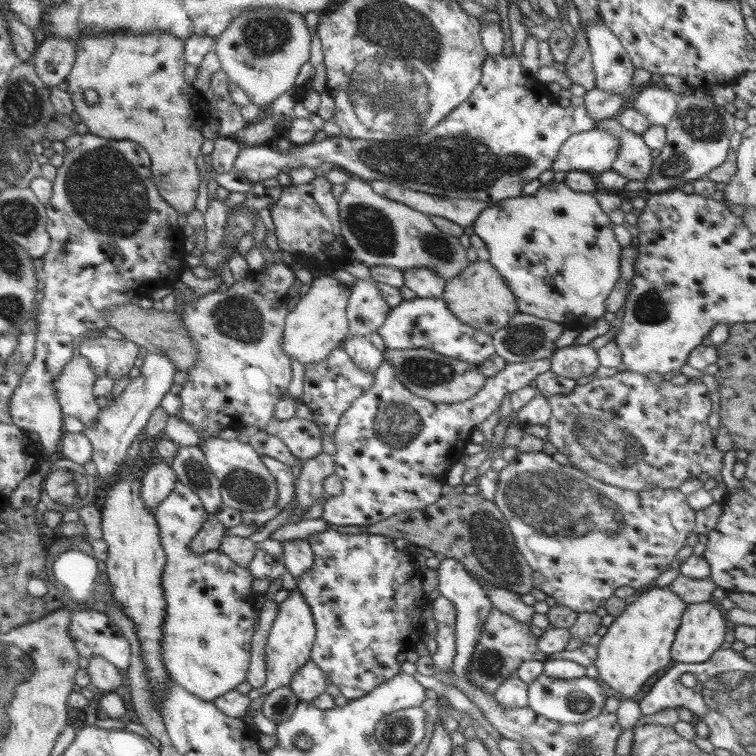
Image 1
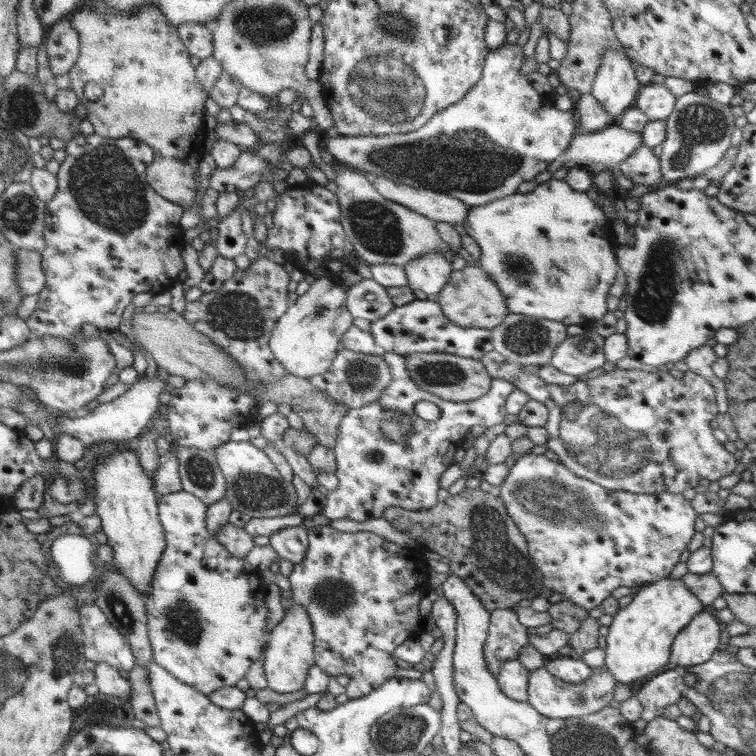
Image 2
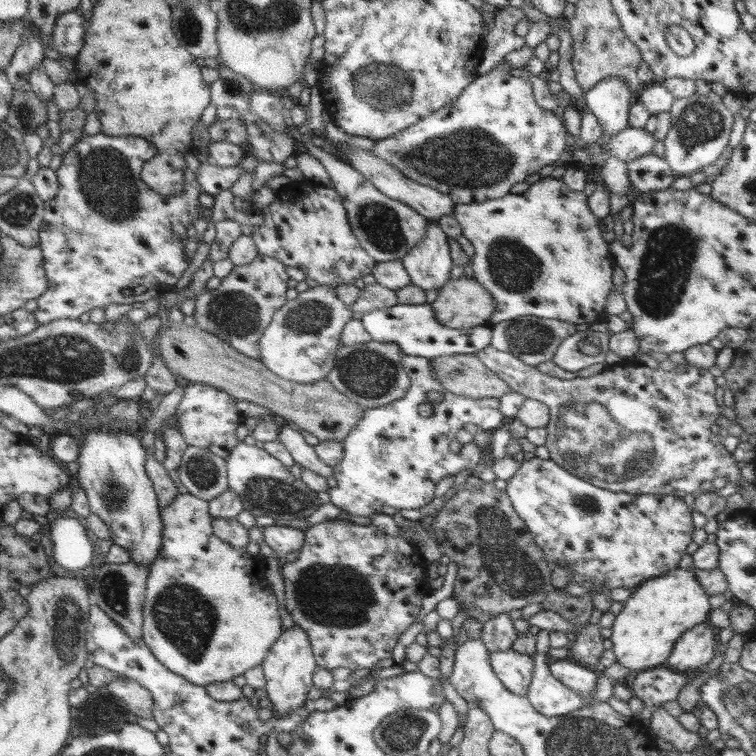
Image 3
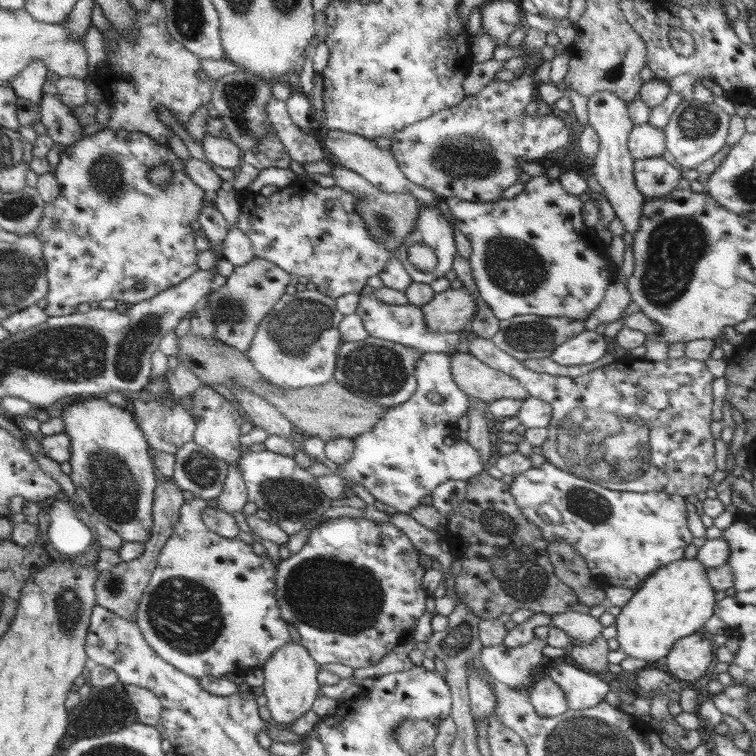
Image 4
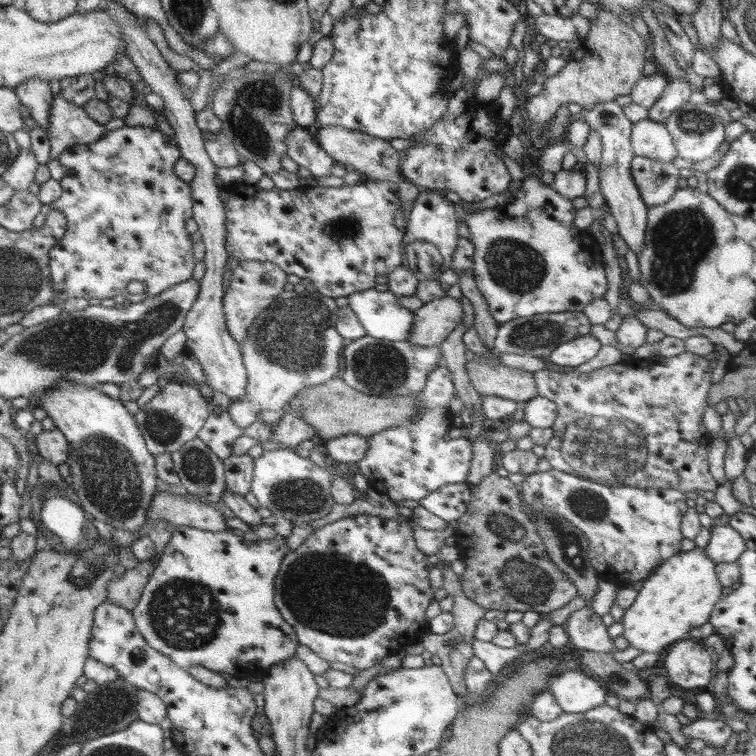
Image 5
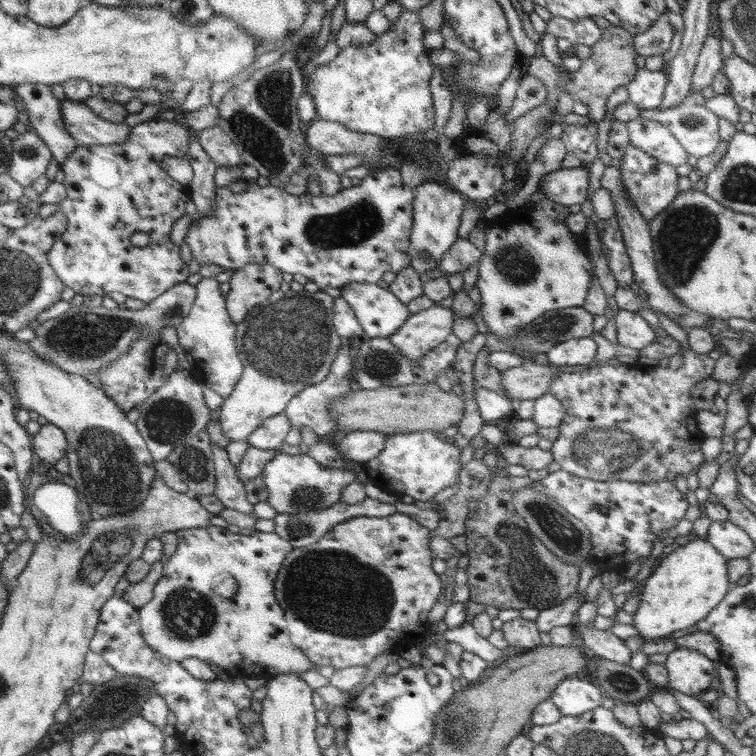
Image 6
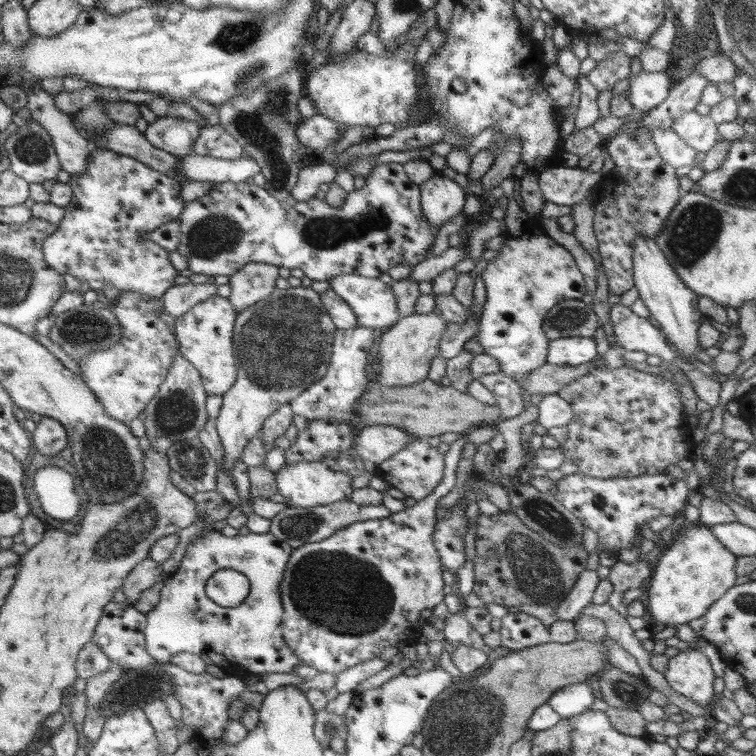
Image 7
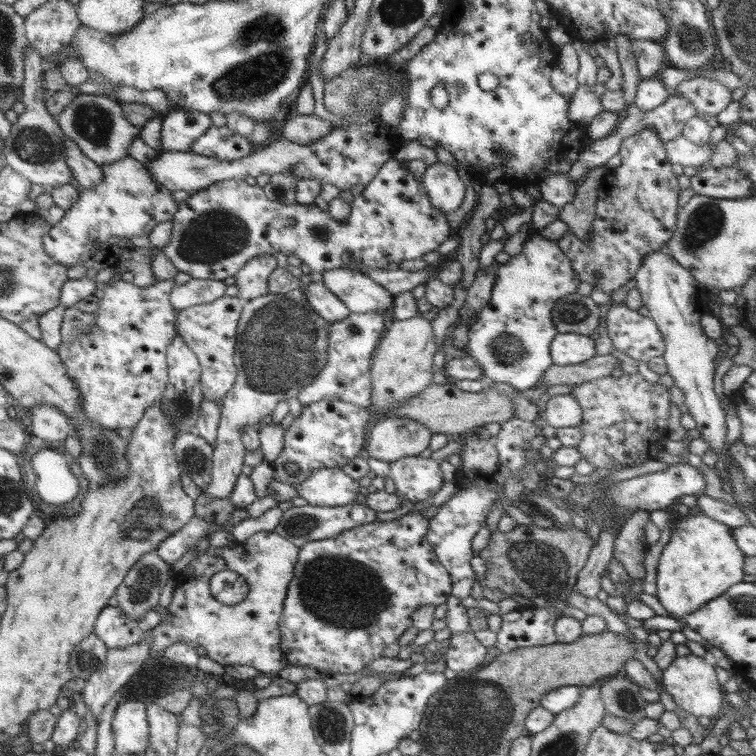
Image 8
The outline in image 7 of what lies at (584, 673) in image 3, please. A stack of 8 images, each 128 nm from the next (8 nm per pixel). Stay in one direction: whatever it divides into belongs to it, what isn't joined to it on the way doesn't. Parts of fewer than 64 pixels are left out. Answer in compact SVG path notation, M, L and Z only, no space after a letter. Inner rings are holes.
M588 682L574 683L554 691L547 703L563 718L582 714L594 704L594 691Z

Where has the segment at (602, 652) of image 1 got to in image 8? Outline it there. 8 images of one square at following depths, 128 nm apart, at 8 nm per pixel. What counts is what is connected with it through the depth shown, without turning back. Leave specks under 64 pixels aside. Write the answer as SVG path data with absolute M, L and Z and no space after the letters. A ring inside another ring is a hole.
M693 509L686 516L678 517L670 540L664 546L657 566L658 595L660 604L676 618L684 618L724 594L734 584L743 582L744 556L734 542L732 529Z

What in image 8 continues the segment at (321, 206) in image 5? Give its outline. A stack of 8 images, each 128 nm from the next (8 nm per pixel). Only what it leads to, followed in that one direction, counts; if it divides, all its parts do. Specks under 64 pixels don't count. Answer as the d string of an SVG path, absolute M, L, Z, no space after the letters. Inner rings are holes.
M394 158L388 159L382 165L362 193L354 197L350 208L348 219L333 223L330 213L320 209L315 203L305 205L296 202L288 205L276 202L264 194L261 186L250 185L245 180L214 182L208 188L198 189L179 203L172 218L170 242L162 251L179 271L190 274L192 278L223 281L228 276L234 276L250 258L266 254L274 258L276 254L296 256L318 274L345 268L344 256L348 256L354 266L358 264L363 268L386 269L402 260L416 260L435 251L440 244L454 235L448 226L446 214L430 204L422 181Z

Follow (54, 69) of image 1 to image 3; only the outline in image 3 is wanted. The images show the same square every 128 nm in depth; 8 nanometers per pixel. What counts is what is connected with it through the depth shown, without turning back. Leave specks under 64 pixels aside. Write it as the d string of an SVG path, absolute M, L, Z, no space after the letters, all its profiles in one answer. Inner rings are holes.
M80 8L56 19L51 39L60 58L75 58L84 46L84 21Z

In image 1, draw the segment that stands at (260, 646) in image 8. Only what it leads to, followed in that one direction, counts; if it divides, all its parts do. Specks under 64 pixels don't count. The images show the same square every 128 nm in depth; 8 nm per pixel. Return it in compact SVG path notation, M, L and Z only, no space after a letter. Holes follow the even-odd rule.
M180 481L174 483L174 489L156 507L154 512L160 542L166 555L166 566L162 572L162 587L166 597L166 618L164 618L164 638L162 638L162 663L176 682L198 698L213 701L214 698L234 690L238 684L246 682L250 659L252 635L255 631L254 602L257 595L251 589L255 577L248 570L224 554L219 548L206 554L192 554L190 541L209 518L200 497Z

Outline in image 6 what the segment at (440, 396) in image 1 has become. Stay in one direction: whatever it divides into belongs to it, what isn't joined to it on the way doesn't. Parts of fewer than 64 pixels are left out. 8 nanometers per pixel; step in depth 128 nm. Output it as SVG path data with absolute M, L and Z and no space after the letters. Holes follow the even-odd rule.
M532 360L523 366L512 367L499 372L502 389L514 400L535 400L548 392L551 379L558 370L540 366Z

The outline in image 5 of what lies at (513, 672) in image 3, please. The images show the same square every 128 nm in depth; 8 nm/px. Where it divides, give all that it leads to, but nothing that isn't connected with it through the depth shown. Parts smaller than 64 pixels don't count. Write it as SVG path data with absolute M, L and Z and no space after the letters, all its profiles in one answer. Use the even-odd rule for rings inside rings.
M541 618L530 629L530 637L517 644L514 648L504 648L492 641L482 642L482 640L474 638L474 642L472 642L474 656L480 658L493 675L501 677L502 670L506 666L510 666L510 662L518 660L522 654L526 654L530 650L538 650L544 643L548 642L551 628L552 624L548 620Z

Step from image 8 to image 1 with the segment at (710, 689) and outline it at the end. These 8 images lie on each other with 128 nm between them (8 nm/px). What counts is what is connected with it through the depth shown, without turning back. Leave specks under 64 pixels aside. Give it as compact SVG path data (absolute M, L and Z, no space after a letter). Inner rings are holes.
M710 601L688 603L672 643L672 660L697 663L720 649L726 636L726 617Z

